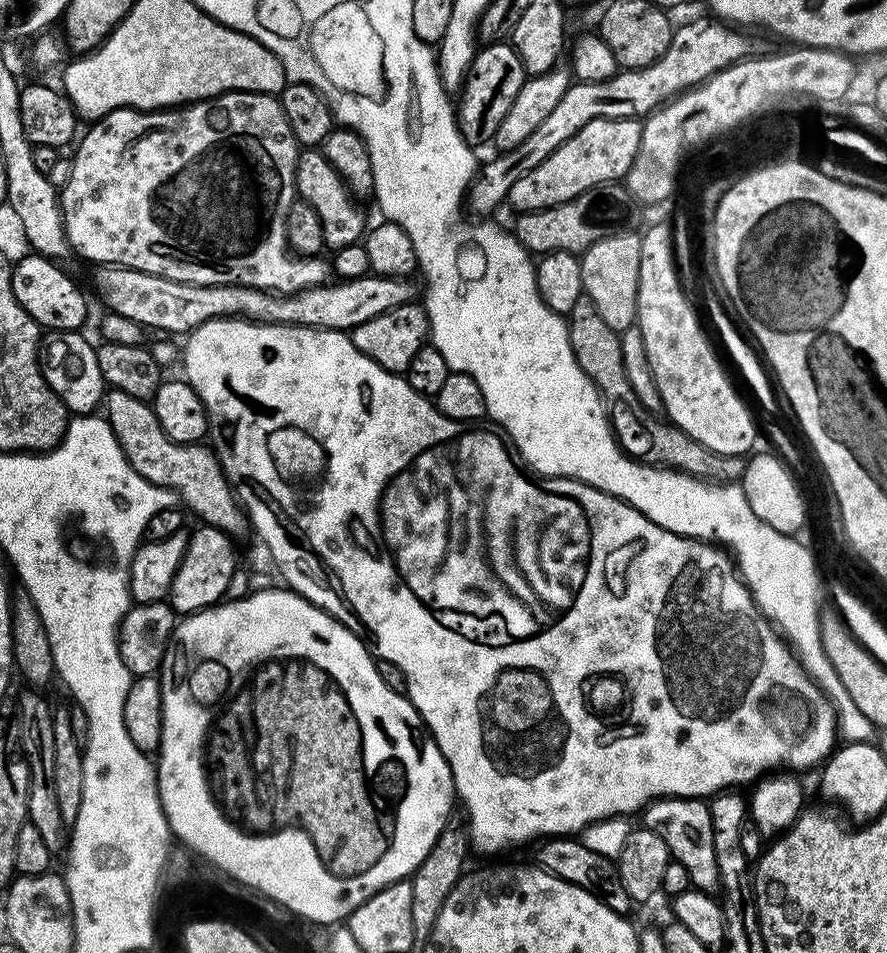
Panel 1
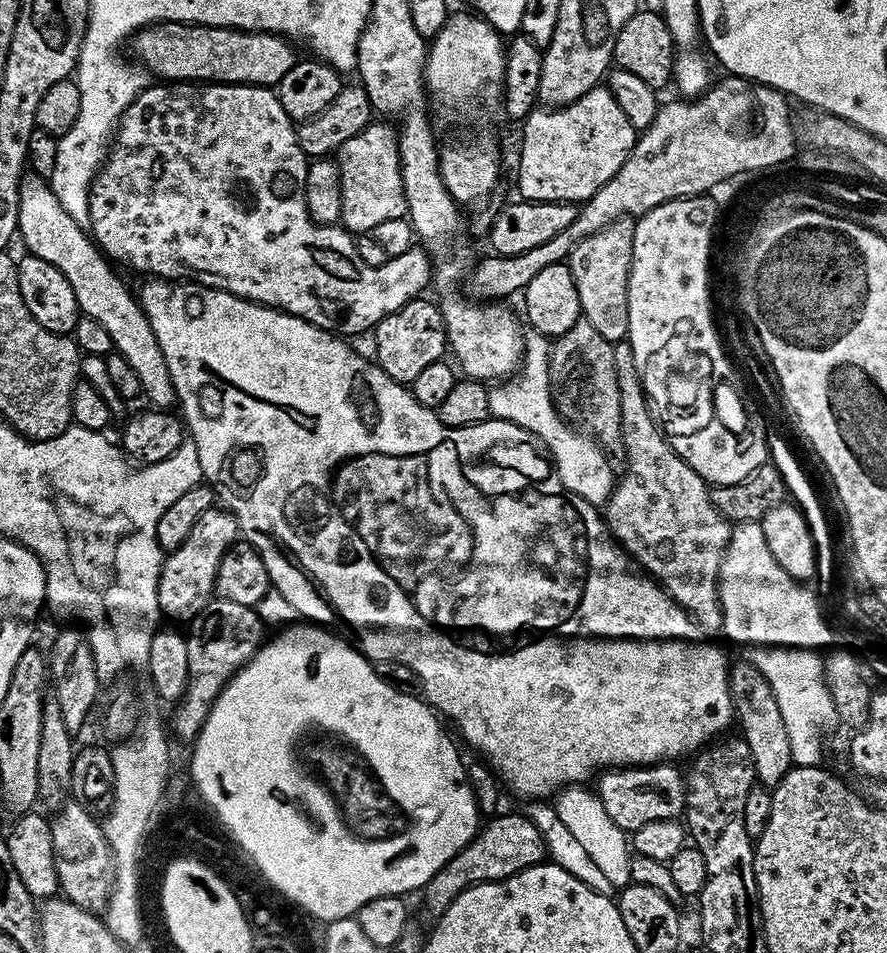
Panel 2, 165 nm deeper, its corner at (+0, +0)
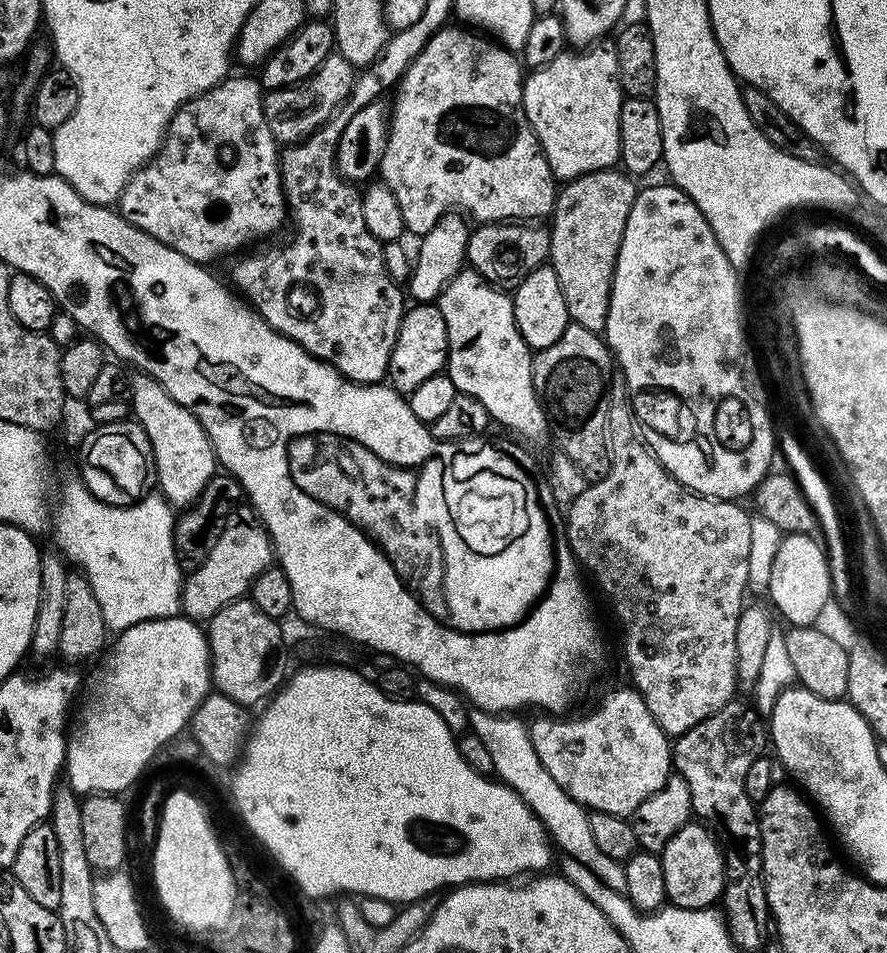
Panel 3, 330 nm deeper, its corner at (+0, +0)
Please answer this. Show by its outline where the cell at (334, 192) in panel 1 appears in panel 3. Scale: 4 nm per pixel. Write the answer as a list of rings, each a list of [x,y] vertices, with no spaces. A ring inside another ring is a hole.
[[[453,24],[443,26],[433,34],[423,50],[409,64],[401,80],[396,86],[396,98],[392,104],[389,117],[388,138],[378,169],[381,181],[390,189],[396,203],[400,207],[402,220],[406,230],[424,236],[434,228],[441,217],[455,210],[465,217],[480,224],[494,224],[498,222],[536,222],[539,216],[547,217],[556,207],[558,195],[558,181],[553,176],[550,166],[540,149],[538,138],[534,134],[532,124],[524,113],[524,77],[519,57],[507,48],[490,41],[487,37],[472,34],[465,27]]]

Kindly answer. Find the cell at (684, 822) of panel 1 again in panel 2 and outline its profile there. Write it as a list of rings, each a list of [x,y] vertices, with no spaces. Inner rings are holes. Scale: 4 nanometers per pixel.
[[[668,762],[651,766],[609,768],[599,773],[600,781],[594,786],[602,806],[610,818],[627,834],[637,832],[646,822],[675,820],[684,811],[684,781],[682,772]]]

